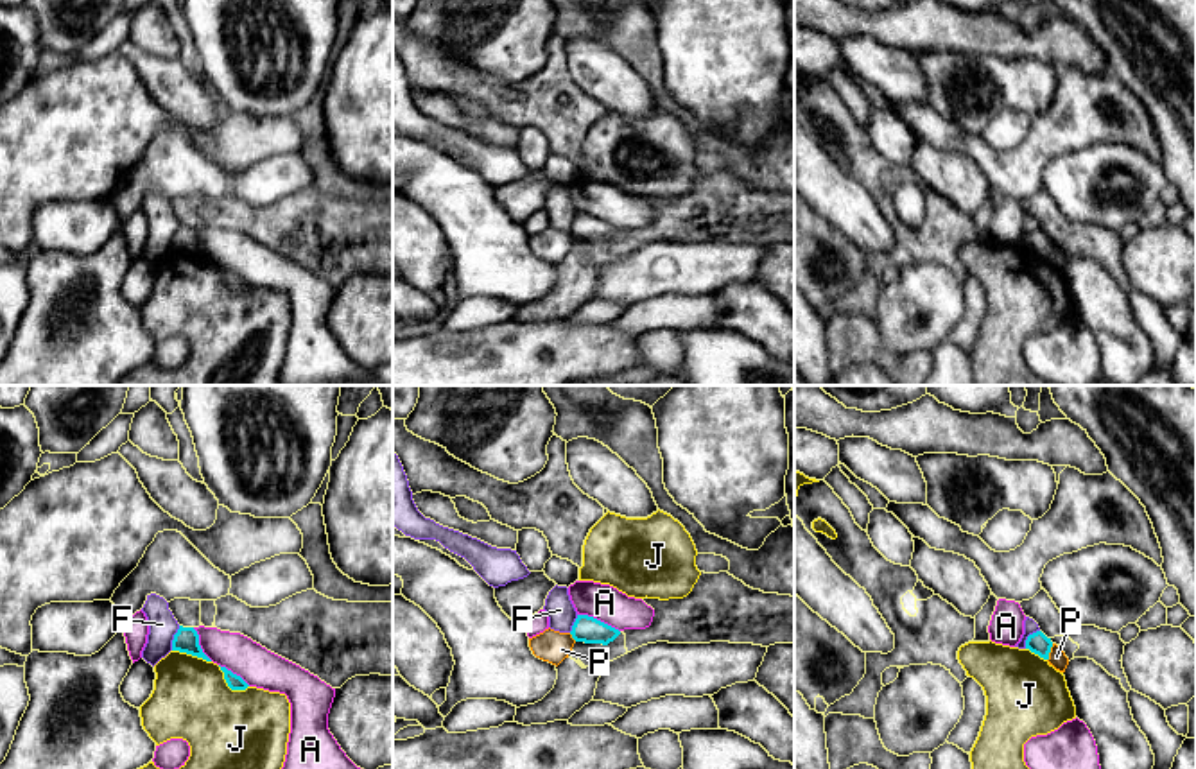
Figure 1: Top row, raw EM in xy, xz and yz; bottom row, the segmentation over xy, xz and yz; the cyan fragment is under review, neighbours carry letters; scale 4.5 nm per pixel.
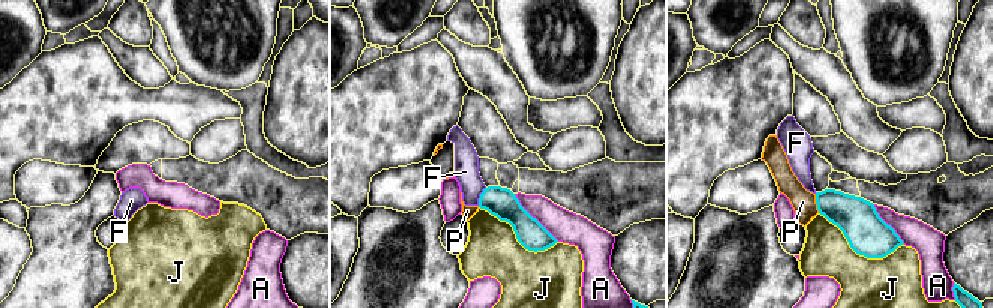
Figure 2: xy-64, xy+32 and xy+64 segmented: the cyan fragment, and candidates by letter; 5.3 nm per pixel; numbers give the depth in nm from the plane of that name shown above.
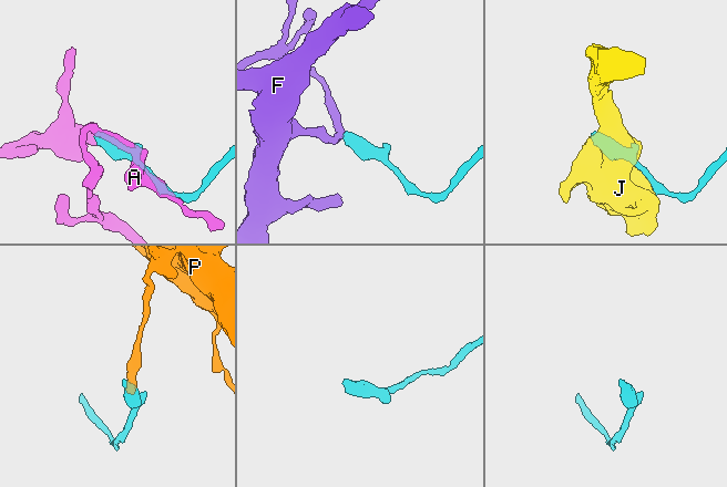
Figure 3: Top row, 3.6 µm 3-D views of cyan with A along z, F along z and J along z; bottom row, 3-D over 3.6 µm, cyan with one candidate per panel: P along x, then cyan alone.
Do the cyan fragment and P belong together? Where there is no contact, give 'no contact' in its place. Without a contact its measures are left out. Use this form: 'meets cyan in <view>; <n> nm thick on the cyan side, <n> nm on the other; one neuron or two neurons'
meets cyan in yz; 90 nm thick on the cyan side, 80 nm on the other; two neurons

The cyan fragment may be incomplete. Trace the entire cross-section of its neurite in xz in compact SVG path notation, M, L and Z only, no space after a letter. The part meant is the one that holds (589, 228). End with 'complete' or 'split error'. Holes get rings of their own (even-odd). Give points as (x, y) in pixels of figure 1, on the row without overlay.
M577 213L570 233L576 240L608 244L620 233L620 229L594 215Z; complete

